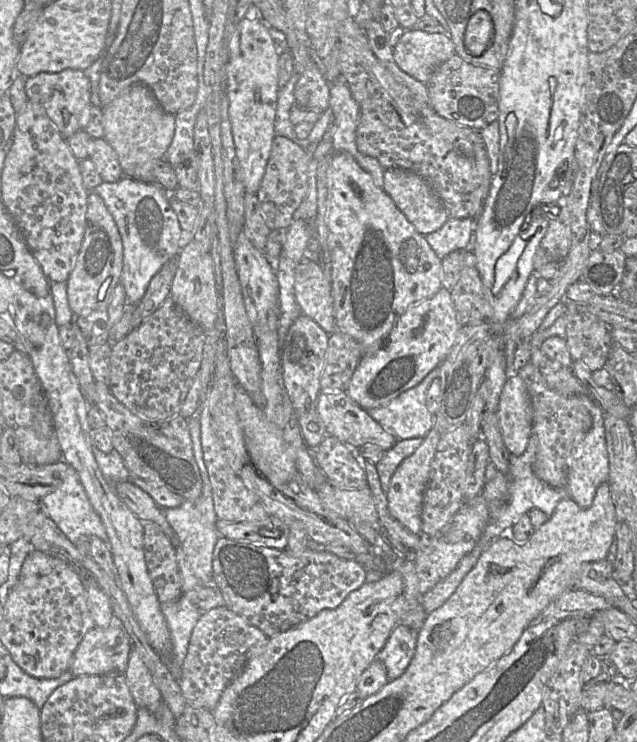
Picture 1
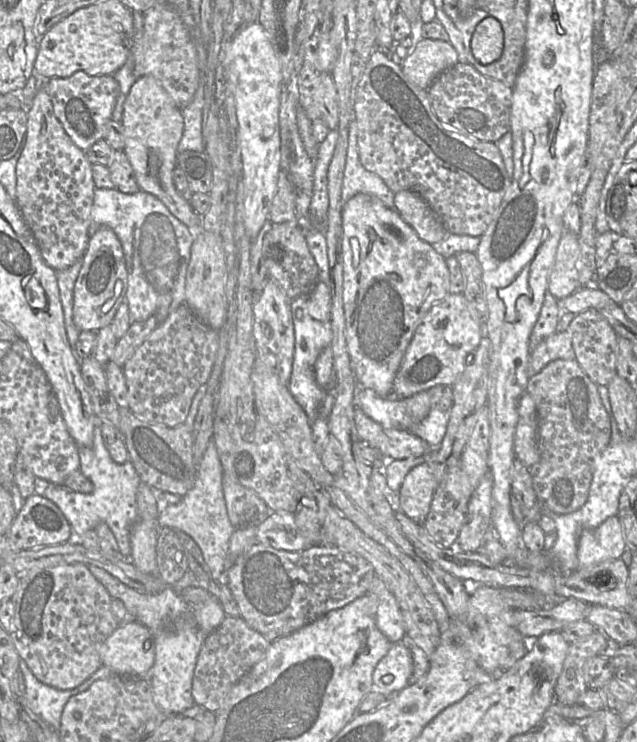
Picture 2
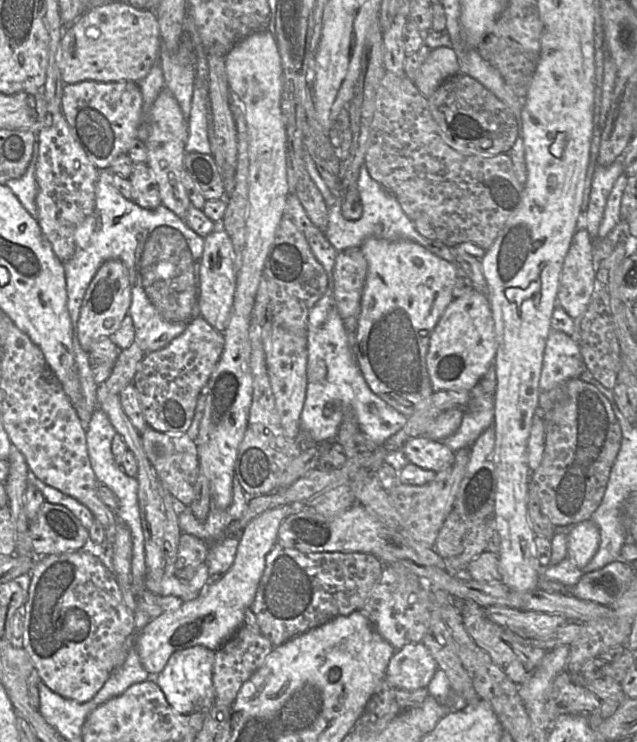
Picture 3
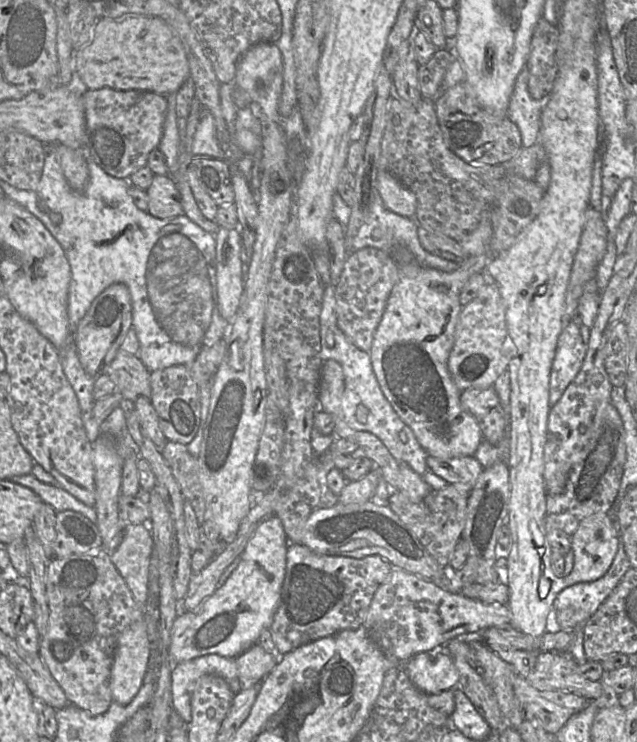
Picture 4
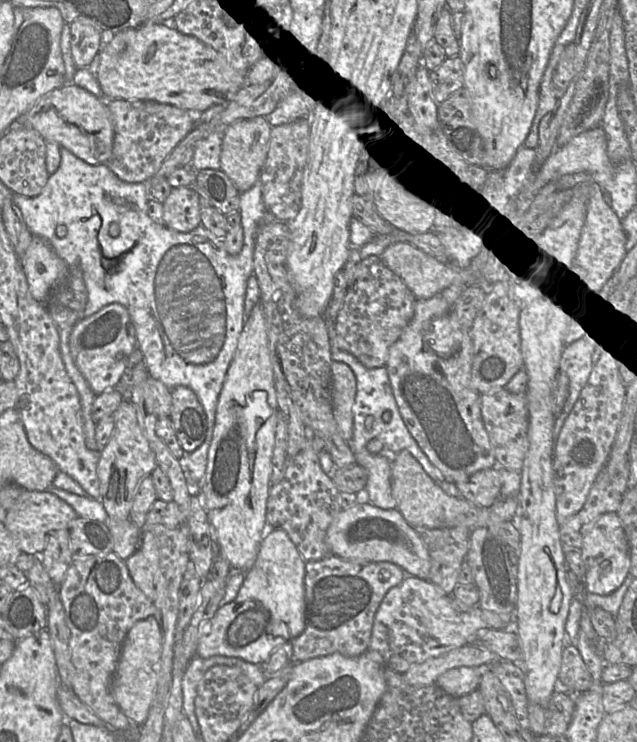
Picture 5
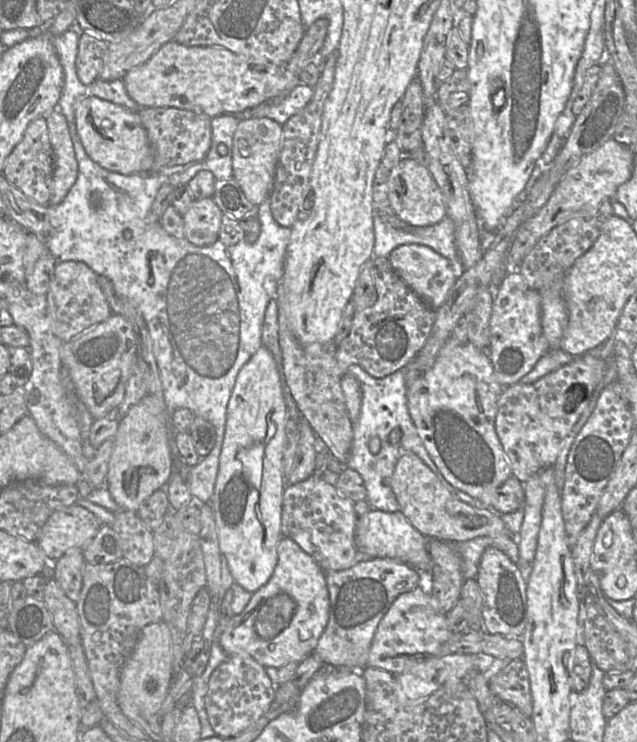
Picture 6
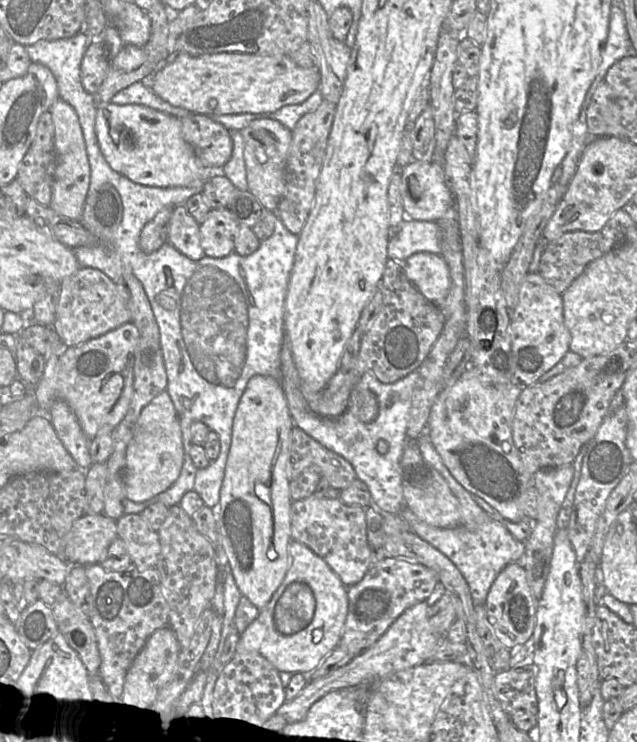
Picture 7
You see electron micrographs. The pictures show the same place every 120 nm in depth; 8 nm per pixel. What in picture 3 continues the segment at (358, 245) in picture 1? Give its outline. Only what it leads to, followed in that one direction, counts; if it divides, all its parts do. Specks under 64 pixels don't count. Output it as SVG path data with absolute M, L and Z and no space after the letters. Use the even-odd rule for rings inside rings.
M370 237L360 245L366 261L367 275L361 297L352 349L357 365L370 390L388 405L411 416L430 404L434 390L428 375L426 356L432 331L445 309L454 299L456 267L423 246L408 240L386 240Z

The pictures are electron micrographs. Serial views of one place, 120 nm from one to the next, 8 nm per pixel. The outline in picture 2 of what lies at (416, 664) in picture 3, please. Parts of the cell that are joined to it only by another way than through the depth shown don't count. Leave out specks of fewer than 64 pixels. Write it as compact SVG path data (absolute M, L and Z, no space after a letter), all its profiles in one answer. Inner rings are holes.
M404 642L394 643L379 661L372 675L372 691L392 695L410 683L413 672L412 652Z

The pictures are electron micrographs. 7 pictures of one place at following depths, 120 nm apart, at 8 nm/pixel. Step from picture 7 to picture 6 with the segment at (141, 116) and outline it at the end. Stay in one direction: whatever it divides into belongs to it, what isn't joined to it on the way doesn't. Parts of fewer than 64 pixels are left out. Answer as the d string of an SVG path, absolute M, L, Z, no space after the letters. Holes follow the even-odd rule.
M92 95L74 105L76 132L87 155L102 168L125 175L148 174L154 152L136 111Z

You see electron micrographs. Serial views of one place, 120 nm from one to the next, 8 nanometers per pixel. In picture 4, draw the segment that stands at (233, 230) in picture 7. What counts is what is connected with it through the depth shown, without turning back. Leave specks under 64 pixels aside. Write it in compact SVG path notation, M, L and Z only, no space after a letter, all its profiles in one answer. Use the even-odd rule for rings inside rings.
M154 175L146 193L149 198L150 215L160 219L184 215L180 191L170 176Z

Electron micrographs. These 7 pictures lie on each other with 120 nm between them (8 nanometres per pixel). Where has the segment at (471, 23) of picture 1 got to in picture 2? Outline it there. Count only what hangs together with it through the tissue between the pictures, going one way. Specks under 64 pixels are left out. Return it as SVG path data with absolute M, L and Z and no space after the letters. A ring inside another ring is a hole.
M491 16L481 20L473 32L470 45L475 59L484 65L499 59L504 47L504 33L499 21Z

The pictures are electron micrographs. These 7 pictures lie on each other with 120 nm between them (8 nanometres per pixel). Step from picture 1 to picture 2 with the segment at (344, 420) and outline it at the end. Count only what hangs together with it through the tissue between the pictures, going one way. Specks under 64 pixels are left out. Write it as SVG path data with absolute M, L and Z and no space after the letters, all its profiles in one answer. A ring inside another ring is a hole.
M358 406L355 408L354 421L360 441L393 459L424 456L431 449L424 440L410 431L383 427Z

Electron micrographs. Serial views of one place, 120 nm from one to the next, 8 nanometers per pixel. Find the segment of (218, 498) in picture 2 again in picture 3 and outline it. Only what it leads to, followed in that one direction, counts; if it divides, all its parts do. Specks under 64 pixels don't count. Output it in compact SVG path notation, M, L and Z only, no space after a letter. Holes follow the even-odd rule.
M234 479L233 483L233 500L231 505L226 509L215 507L211 501L211 509L206 520L201 521L195 517L190 507L185 506L178 514L179 526L183 533L196 536L209 545L206 558L209 567L211 579L222 577L232 566L235 559L240 537L236 535L227 535L227 529L234 521L239 520L248 507L251 495L246 494L239 482Z

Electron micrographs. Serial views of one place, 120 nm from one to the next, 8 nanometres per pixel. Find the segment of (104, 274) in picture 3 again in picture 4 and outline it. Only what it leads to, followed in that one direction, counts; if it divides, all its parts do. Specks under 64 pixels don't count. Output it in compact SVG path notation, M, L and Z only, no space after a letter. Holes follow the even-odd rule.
M114 283L101 292L78 323L74 332L74 343L84 370L95 378L116 356L132 327L132 304L128 287Z

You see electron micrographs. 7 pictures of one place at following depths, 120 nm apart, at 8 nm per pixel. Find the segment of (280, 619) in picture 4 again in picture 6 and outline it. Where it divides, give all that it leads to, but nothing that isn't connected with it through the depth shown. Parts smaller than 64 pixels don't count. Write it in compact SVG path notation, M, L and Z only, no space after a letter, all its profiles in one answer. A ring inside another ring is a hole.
M391 558L362 559L348 569L327 571L329 620L312 655L319 657L327 667L364 668L368 660L371 643L381 619L400 594L409 592L422 585L423 579L424 576L413 567Z

